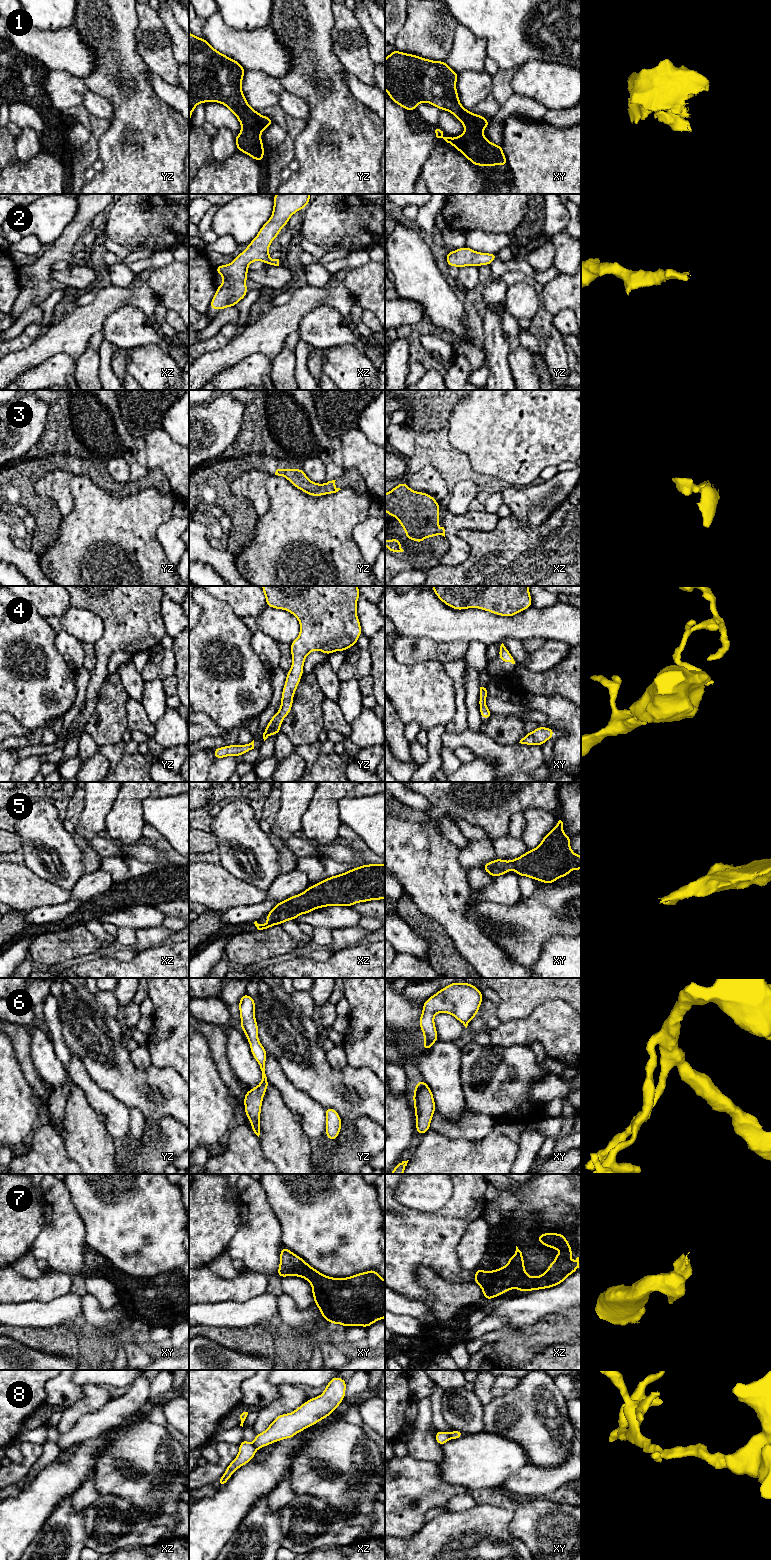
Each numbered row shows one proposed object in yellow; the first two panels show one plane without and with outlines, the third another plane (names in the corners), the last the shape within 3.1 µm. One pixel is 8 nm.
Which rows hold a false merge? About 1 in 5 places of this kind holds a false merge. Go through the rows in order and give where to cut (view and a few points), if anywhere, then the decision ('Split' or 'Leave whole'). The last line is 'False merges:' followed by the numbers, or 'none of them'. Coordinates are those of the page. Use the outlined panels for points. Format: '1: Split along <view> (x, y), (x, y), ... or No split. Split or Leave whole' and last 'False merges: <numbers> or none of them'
1: No split. Leave whole
2: No split. Leave whole
3: No split. Leave whole
4: No split. Leave whole
5: No split. Leave whole
6: No split. Leave whole
7: No split. Leave whole
8: Split along xz (253, 1443), (256, 1449). Split
False merges: 8

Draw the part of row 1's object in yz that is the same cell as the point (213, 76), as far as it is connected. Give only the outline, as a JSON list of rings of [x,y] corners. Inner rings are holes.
[[[189,32],[189,126],[191,124],[191,120],[190,120],[190,116],[193,113],[195,107],[199,104],[199,103],[206,103],[206,102],[218,102],[220,104],[225,105],[238,119],[239,123],[241,124],[242,128],[241,128],[241,132],[235,137],[235,143],[236,143],[236,147],[238,151],[241,151],[247,155],[249,155],[252,159],[255,159],[259,162],[263,162],[264,160],[264,146],[262,143],[262,139],[261,139],[261,132],[263,132],[266,128],[268,128],[271,124],[274,123],[273,119],[267,117],[267,116],[263,116],[261,115],[258,111],[255,111],[248,103],[247,103],[247,99],[243,94],[242,91],[242,81],[243,81],[243,76],[244,73],[246,72],[246,70],[242,67],[242,65],[237,62],[234,59],[229,58],[228,56],[222,54],[221,52],[217,51],[216,49],[214,49],[205,38],[199,38],[196,37],[195,35],[193,35],[192,33]]]

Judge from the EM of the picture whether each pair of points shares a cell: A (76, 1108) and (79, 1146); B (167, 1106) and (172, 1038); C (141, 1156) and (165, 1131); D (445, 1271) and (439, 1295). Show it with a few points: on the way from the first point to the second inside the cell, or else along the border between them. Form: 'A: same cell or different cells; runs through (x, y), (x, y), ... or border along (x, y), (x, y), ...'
A: same cell; runs through (79, 1117), (79, 1137)
B: different cells; border along (152, 1064), (157, 1067), (171, 1067), (178, 1074)
C: same cell; runs through (149, 1148), (150, 1140), (157, 1139)
D: different cells; border along (422, 1267), (428, 1267), (441, 1278), (449, 1281)

